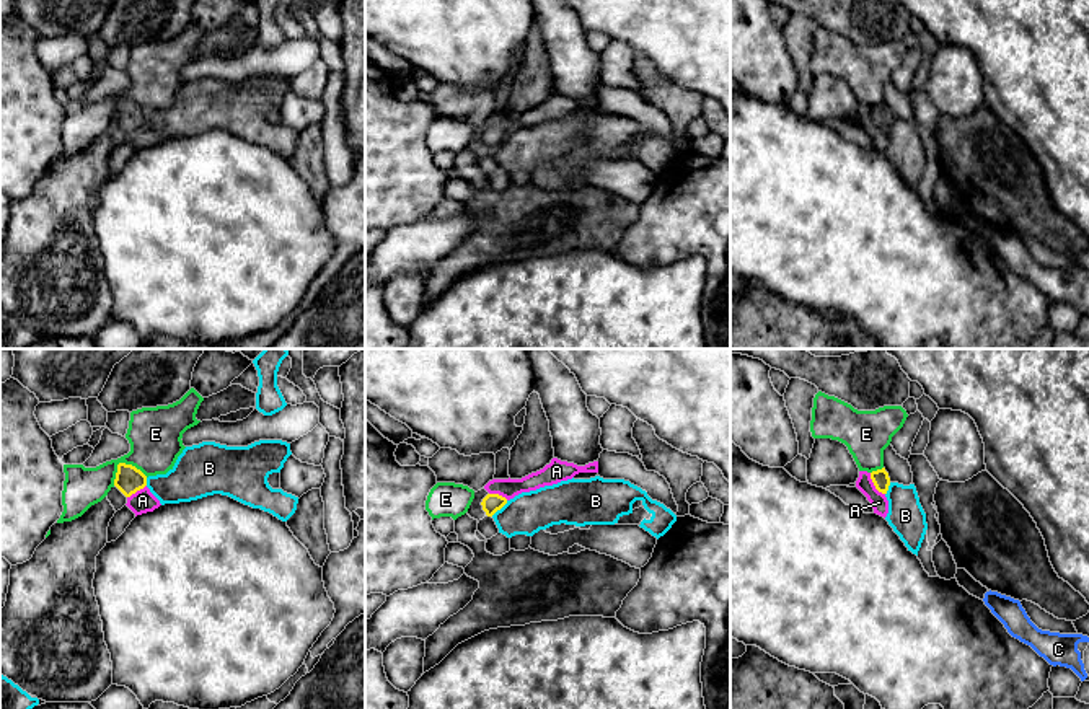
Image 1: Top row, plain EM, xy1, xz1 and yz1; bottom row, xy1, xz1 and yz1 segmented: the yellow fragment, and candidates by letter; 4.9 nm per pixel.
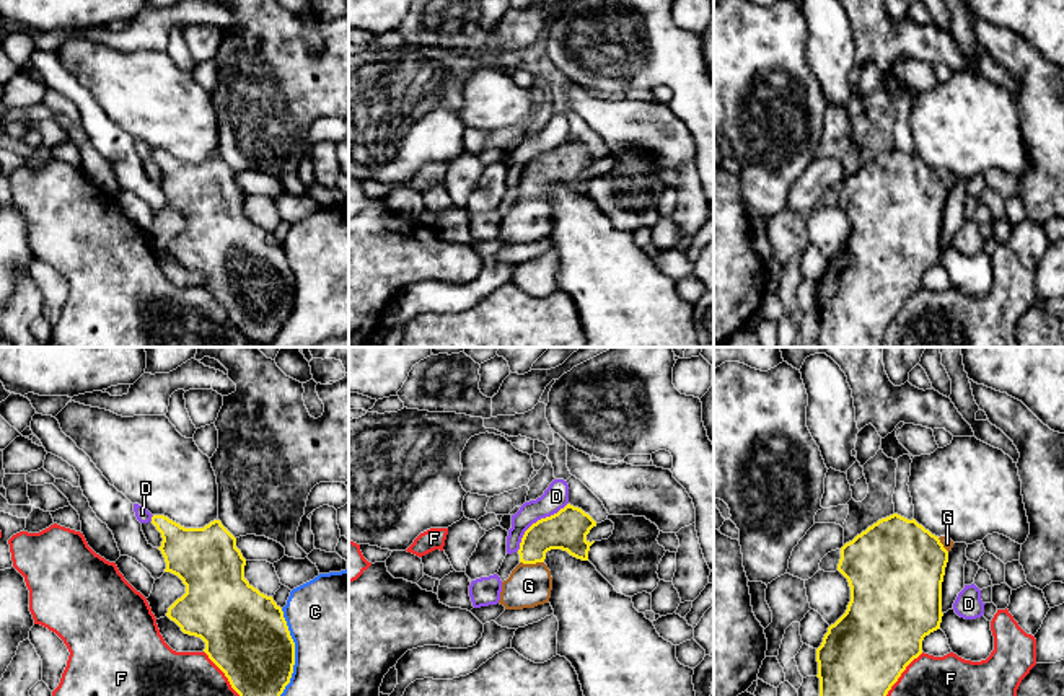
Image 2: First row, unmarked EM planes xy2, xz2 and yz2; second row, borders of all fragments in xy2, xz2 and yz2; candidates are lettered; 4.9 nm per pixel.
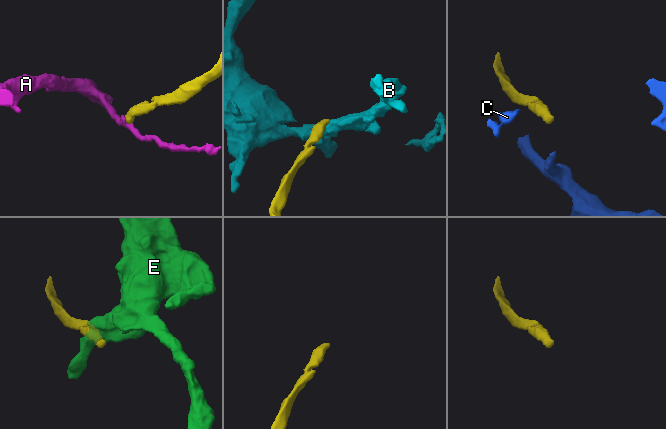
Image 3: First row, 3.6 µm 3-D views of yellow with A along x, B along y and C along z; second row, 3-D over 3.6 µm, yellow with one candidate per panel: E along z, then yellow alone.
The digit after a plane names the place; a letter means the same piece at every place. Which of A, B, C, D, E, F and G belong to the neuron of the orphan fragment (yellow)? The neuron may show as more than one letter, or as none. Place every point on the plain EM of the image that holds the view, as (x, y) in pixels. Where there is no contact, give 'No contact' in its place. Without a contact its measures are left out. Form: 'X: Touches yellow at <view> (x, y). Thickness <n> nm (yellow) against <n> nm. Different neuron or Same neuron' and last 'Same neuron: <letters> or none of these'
A: Touches yellow at yz1 (874, 119). Thickness 90 nm (yellow) against 90 nm. Different neuron
B: Touches yellow at xz1 (499, 144). Thickness 90 nm (yellow) against 200 nm. Different neuron
C: Touches yellow at xy2 (294, 295). Thickness 400 nm (yellow) against 480 nm. Different neuron
D: Touches yellow at xz2 (538, 155). Thickness 200 nm (yellow) against 120 nm. Different neuron
E: Touches yellow at xy1 (123, 98). Thickness 140 nm (yellow) against 260 nm. Different neuron
F: Touches yellow at yz2 (896, 315). Thickness 420 nm (yellow) against 500 nm. Different neuron
G: Touches yellow at xz2 (532, 198). Thickness 200 nm (yellow) against 220 nm. Same neuron
Same neuron: G

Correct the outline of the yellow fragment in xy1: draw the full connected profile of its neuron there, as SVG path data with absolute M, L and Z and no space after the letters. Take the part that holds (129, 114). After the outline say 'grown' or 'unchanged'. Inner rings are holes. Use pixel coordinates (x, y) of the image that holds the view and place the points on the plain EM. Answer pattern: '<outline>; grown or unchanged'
M119 98L114 114L114 121L126 130L130 132L137 126L147 121L147 111L132 99Z; unchanged

